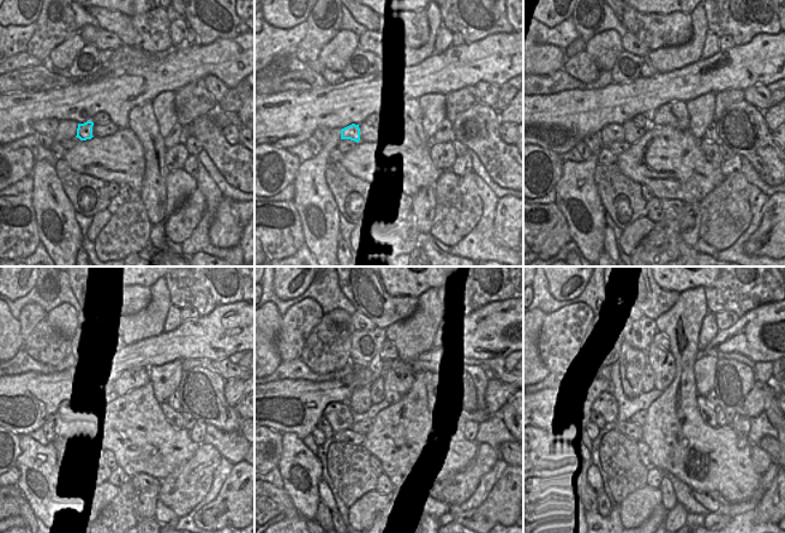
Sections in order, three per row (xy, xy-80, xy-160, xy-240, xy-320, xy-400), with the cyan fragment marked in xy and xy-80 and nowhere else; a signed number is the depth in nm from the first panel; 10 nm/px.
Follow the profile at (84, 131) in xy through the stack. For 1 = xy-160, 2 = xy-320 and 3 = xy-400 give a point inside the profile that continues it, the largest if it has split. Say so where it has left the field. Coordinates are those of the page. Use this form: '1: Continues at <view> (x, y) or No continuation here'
1: Continues at xy-160 (613, 132)
2: Continues at xy-320 (340, 417)
3: Continues at xy-400 (607, 409).

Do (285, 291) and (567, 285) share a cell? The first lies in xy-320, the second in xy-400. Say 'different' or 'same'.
same

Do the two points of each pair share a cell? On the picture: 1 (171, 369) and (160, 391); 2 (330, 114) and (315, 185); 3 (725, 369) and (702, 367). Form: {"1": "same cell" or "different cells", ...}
{"1": "same cell", "2": "different cells", "3": "different cells"}

